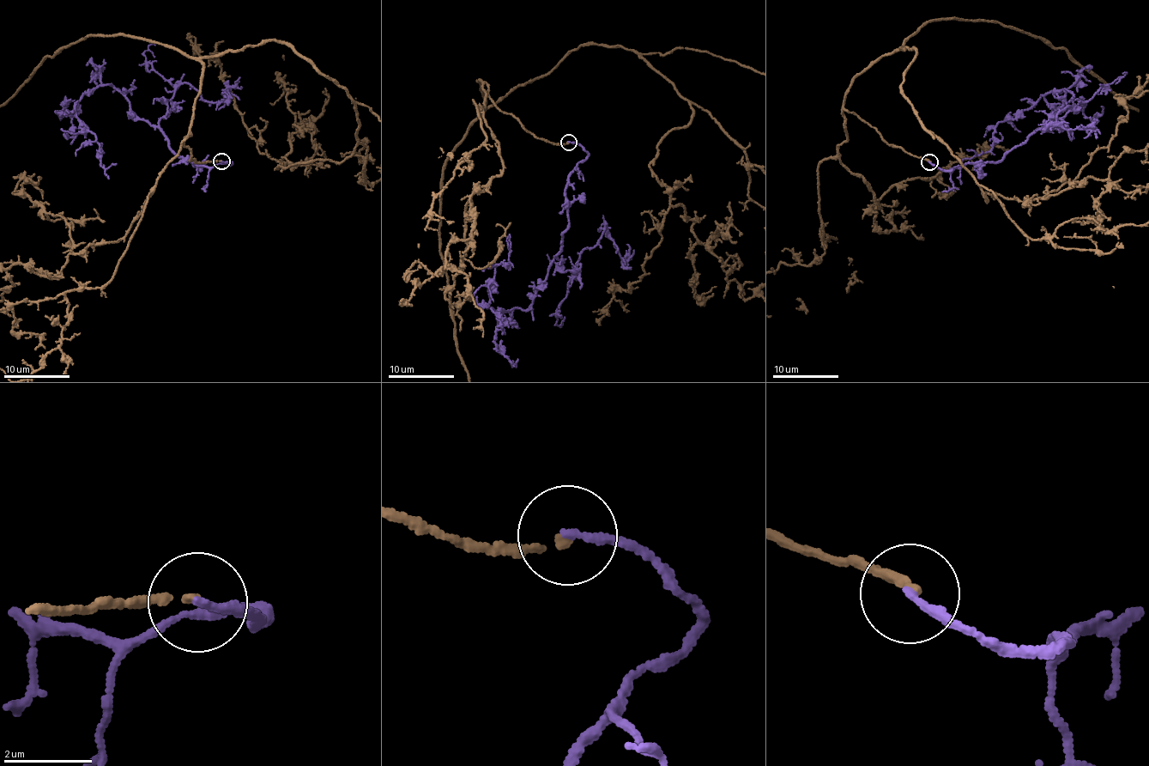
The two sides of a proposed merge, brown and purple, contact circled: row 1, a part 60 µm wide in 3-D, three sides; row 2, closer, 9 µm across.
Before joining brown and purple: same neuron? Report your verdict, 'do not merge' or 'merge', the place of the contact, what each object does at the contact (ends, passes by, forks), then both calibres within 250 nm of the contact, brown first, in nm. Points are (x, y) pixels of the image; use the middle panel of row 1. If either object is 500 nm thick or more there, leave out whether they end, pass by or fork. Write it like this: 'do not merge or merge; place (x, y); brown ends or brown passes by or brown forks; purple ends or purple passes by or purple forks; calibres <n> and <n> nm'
merge; place (568, 142); brown ends; purple ends; calibres 140 and 170 nm

